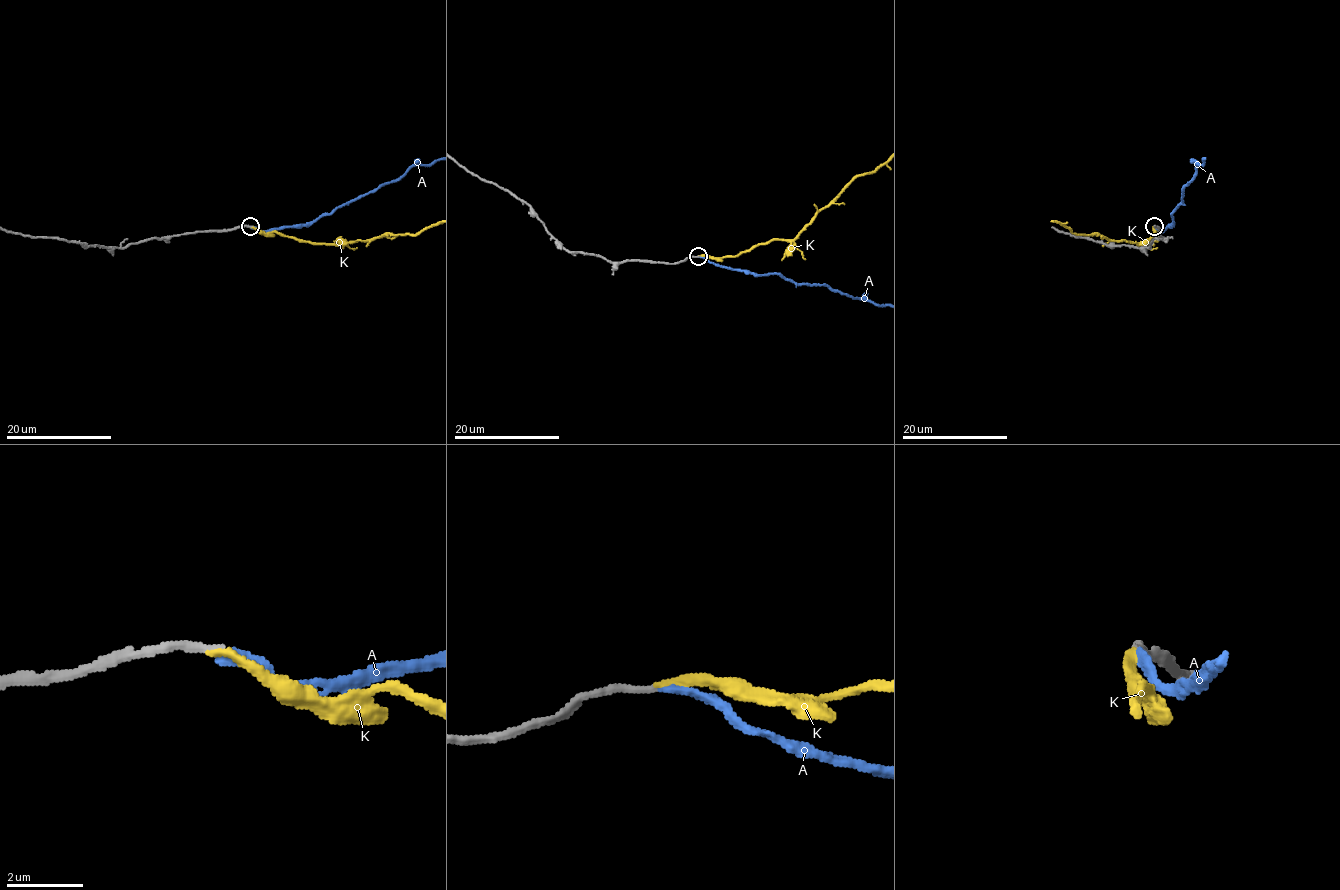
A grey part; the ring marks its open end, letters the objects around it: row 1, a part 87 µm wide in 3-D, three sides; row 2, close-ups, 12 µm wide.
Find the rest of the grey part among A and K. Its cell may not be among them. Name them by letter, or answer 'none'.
K

